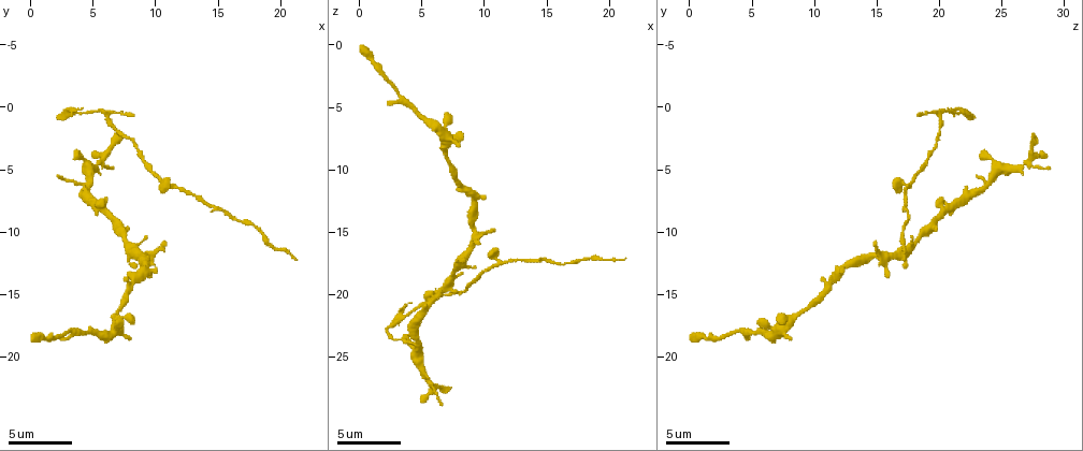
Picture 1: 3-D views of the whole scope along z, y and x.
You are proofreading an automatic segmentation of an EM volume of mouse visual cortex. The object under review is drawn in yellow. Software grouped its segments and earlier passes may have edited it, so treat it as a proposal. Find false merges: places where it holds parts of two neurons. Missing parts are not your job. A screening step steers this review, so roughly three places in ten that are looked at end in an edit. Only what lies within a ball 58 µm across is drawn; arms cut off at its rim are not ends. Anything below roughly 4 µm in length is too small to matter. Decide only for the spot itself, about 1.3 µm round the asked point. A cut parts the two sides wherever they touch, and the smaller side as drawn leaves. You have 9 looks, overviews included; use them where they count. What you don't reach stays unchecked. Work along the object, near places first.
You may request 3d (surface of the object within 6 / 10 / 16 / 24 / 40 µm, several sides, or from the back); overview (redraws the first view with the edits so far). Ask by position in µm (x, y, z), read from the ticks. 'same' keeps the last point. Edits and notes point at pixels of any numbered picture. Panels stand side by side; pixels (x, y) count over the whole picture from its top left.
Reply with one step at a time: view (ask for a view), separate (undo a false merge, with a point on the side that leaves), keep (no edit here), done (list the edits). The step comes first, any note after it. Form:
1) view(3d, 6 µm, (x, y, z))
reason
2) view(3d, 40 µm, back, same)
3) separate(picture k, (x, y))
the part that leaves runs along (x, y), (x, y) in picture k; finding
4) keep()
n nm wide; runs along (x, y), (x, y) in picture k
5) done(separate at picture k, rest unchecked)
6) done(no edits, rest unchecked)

view(3d, 10 µm, (6.2, 18.2, 6.6))
three arms meet

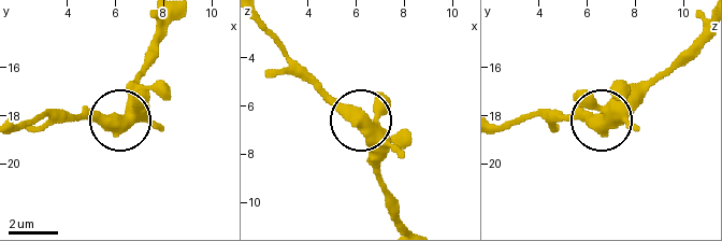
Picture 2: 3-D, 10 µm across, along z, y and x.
keep()
runs along (704, 33), (602, 117), (546, 119) in picture 2; one neuron here

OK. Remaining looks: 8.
view(3d, 10 µm, (12.0, 6.6, 17.2))
three-way junction

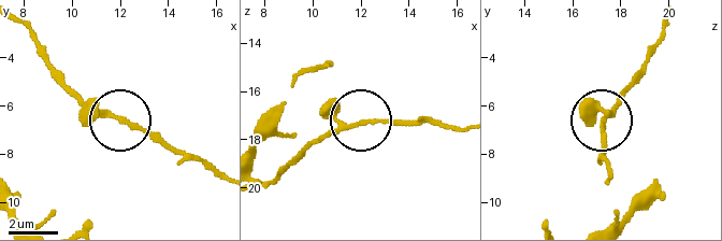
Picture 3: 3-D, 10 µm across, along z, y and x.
view(3d, 10 µm, back, (11.9, 6.5, 17.3))

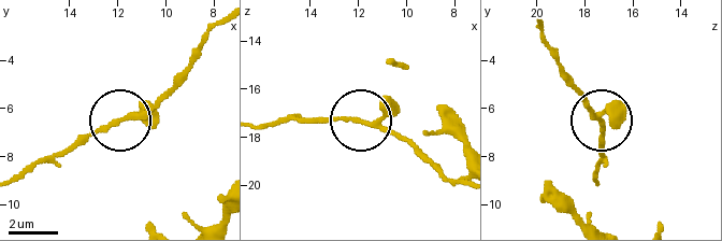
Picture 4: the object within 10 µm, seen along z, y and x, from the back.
keep()
170 nm wide; continuous, no second neuron

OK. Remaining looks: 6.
view(3d, 10 µm, (8.6, 3.8, 19.2))
thick turns thin

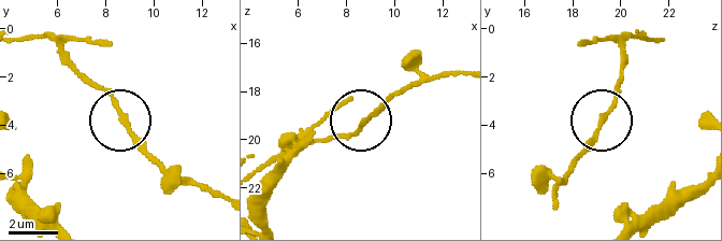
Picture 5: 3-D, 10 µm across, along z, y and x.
keep()
continuous, no second neuron

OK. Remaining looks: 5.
view(3d, 10 µm, (4.2, 4.4, 24.4))

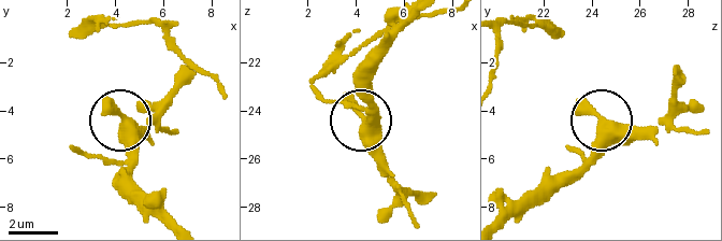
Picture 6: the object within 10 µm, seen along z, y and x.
keep()
runs along (580, 166), (594, 150), (603, 121), (655, 125) in picture 6; all the same neuron

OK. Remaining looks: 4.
done(no edits, rest unchecked)

